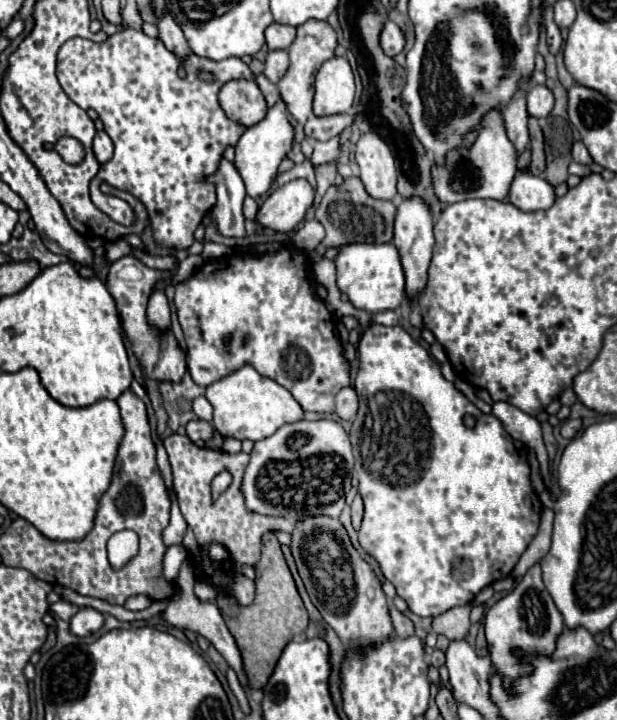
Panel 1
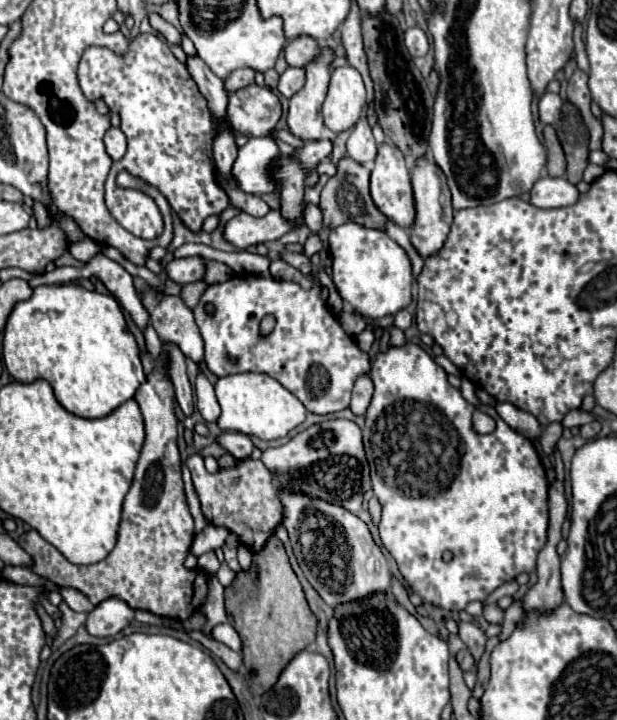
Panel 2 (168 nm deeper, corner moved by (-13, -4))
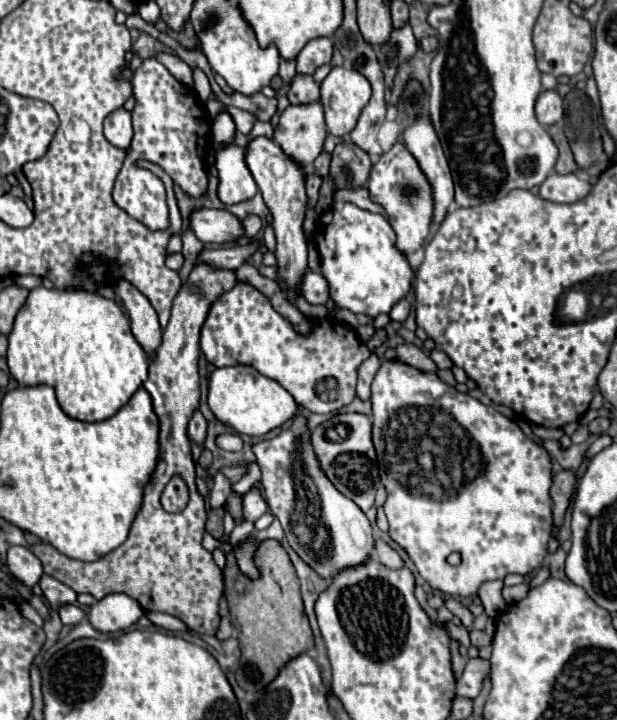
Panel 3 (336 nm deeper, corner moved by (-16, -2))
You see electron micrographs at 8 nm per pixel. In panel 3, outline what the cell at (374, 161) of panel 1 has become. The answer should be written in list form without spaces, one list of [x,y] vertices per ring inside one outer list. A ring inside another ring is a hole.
[[[396,143],[390,151],[386,151],[378,163],[372,165],[370,179],[368,179],[368,191],[372,201],[384,207],[388,221],[396,233],[396,247],[402,253],[416,251],[422,241],[428,235],[430,223],[432,223],[432,191],[424,177],[424,173],[418,167],[418,161],[412,157],[412,153],[402,145]]]

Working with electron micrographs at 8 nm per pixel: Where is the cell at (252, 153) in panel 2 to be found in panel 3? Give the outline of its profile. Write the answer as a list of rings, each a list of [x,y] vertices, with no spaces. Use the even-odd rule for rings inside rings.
[[[228,145],[216,153],[216,167],[220,173],[218,197],[222,203],[240,203],[256,195],[256,181],[244,165],[244,147]]]

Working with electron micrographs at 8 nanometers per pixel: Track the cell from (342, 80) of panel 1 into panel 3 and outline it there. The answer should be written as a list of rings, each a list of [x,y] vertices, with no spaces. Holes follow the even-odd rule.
[[[348,65],[334,67],[320,83],[320,91],[328,131],[336,137],[348,135],[370,99],[368,79]]]

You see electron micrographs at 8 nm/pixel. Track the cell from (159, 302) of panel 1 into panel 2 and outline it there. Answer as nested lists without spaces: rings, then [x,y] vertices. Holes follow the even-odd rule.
[[[163,343],[163,349],[169,351],[169,375],[175,387],[177,403],[185,415],[191,415],[193,413],[193,393],[191,393],[191,385],[185,373],[185,355],[181,355],[181,351],[173,347],[173,343]]]

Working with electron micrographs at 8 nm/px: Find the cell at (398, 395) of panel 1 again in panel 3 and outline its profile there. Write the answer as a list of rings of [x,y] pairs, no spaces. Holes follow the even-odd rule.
[[[382,359],[382,365],[376,373],[376,379],[372,383],[372,443],[376,449],[376,461],[378,461],[378,469],[380,469],[380,481],[388,491],[388,499],[384,503],[384,513],[388,517],[390,529],[388,535],[394,543],[398,543],[408,557],[414,561],[418,573],[428,581],[428,585],[432,589],[438,589],[442,593],[448,593],[452,597],[472,597],[478,595],[478,589],[482,583],[486,581],[494,581],[494,579],[504,579],[510,573],[520,573],[520,575],[530,575],[536,569],[540,569],[544,557],[548,555],[548,539],[550,539],[550,531],[552,531],[552,499],[550,499],[550,483],[552,483],[552,469],[550,469],[550,457],[548,451],[540,445],[536,445],[532,439],[528,439],[522,429],[508,417],[504,417],[500,411],[496,411],[494,407],[486,407],[482,405],[478,399],[456,391],[456,387],[446,385],[438,373],[428,373],[428,371],[420,371],[408,363],[402,363],[398,359],[388,361]],[[458,551],[462,555],[462,563],[458,567],[452,567],[446,563],[446,557]]]

